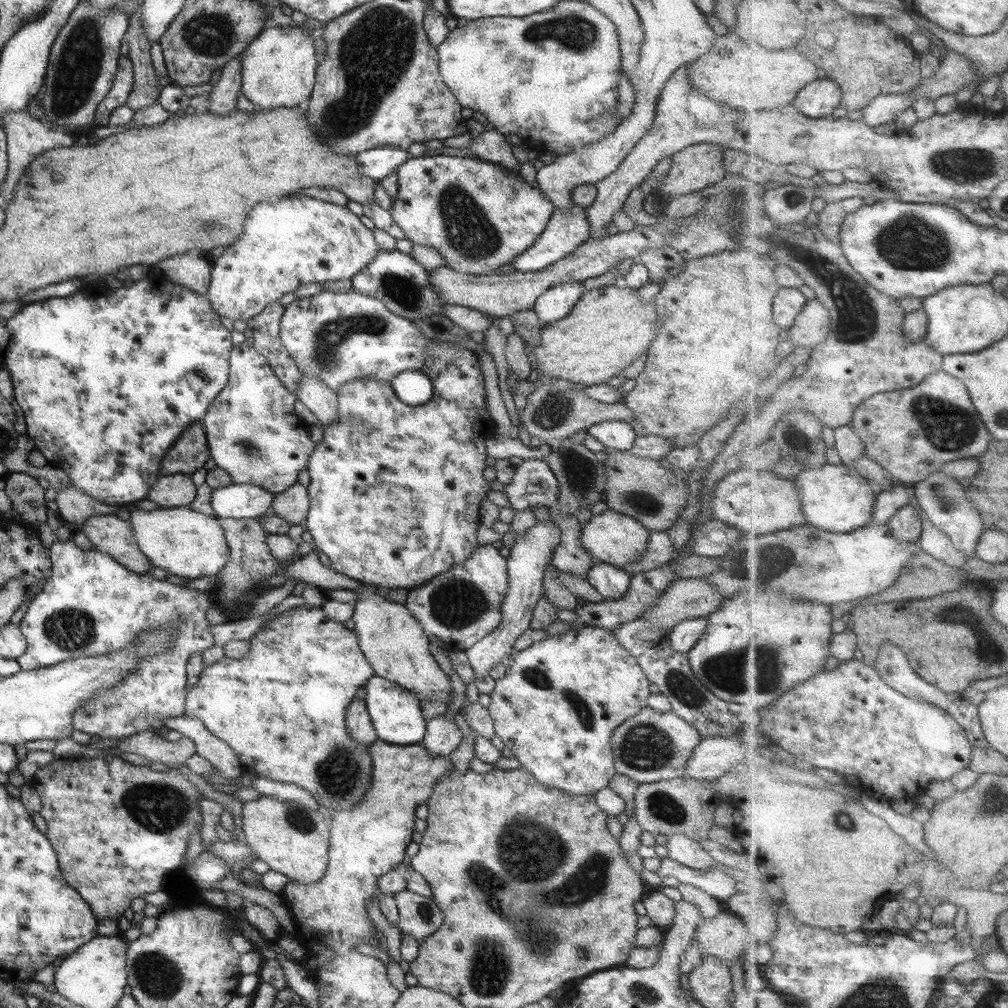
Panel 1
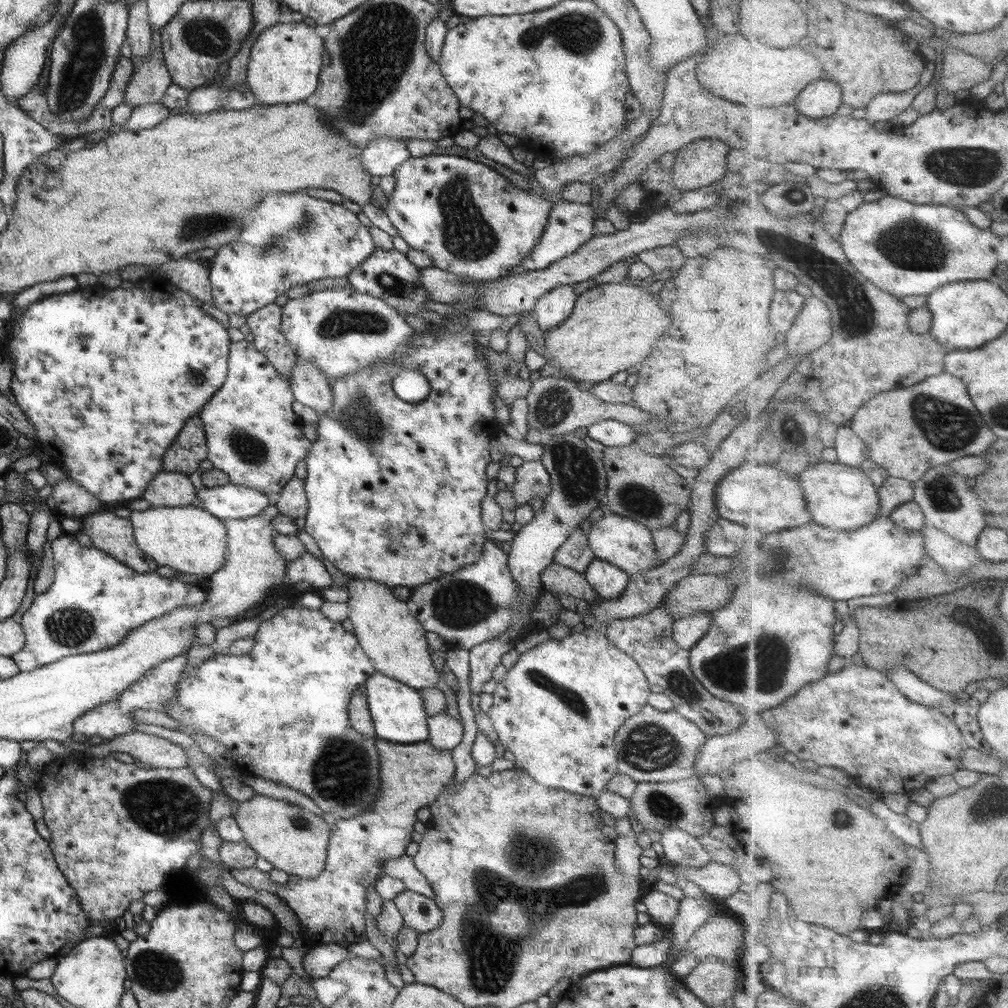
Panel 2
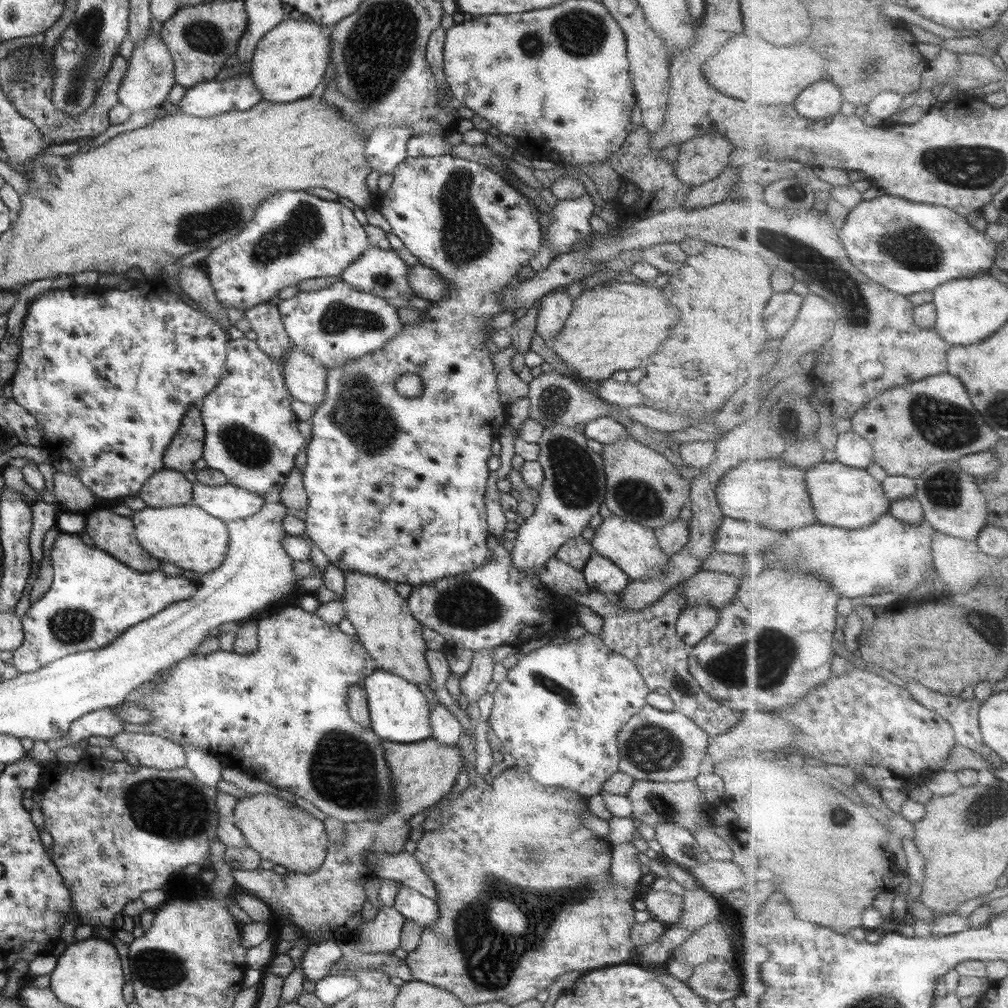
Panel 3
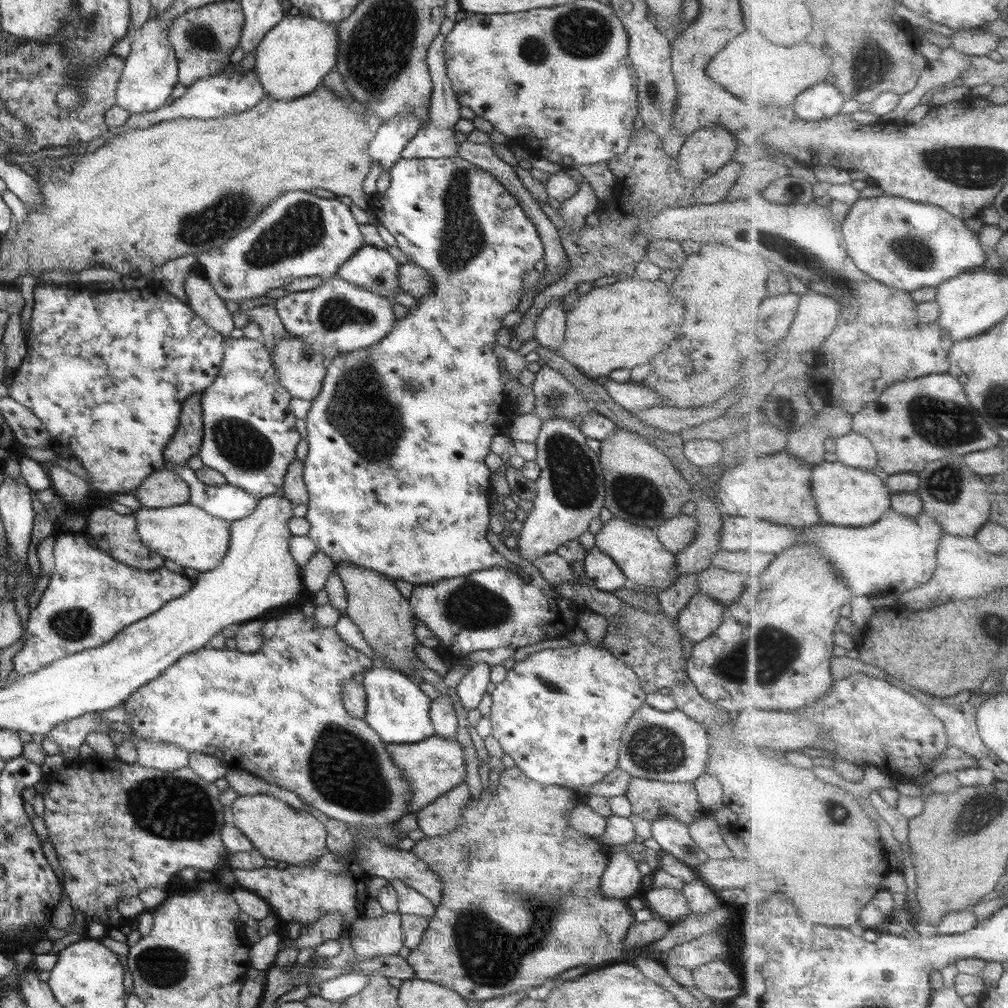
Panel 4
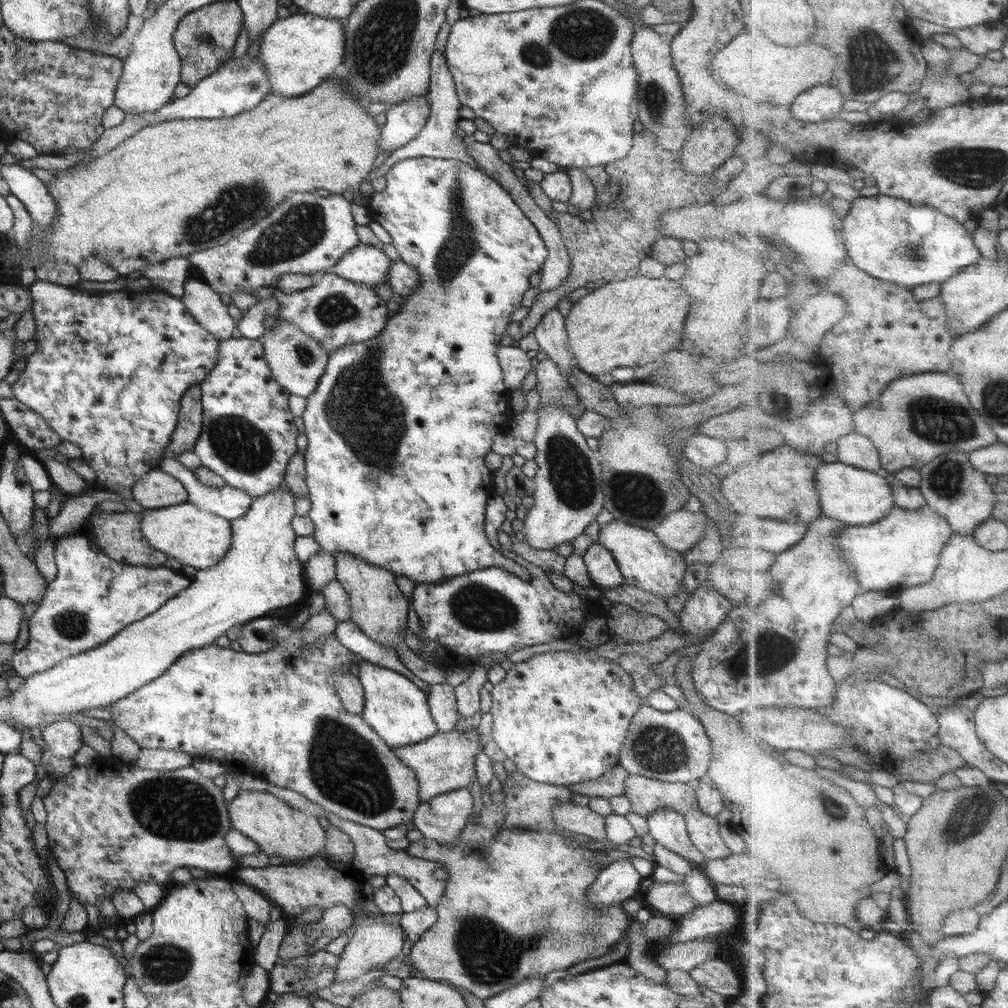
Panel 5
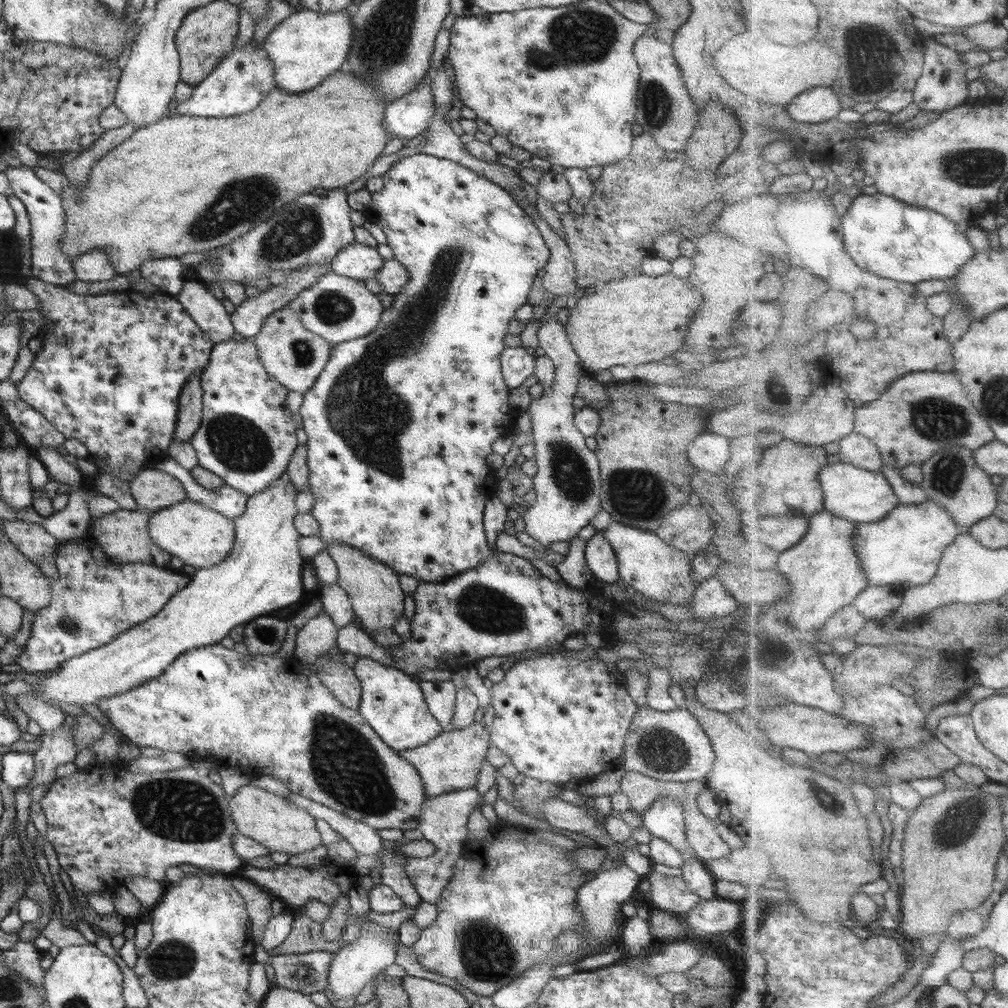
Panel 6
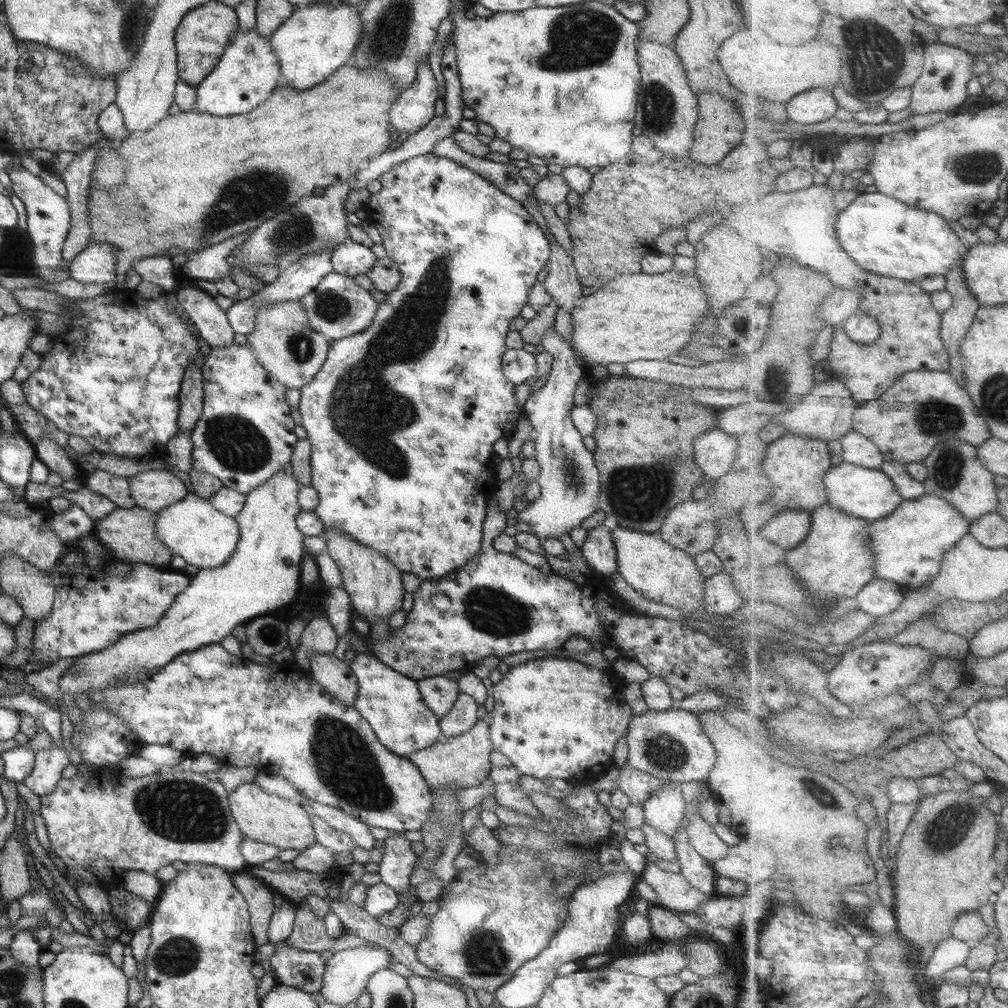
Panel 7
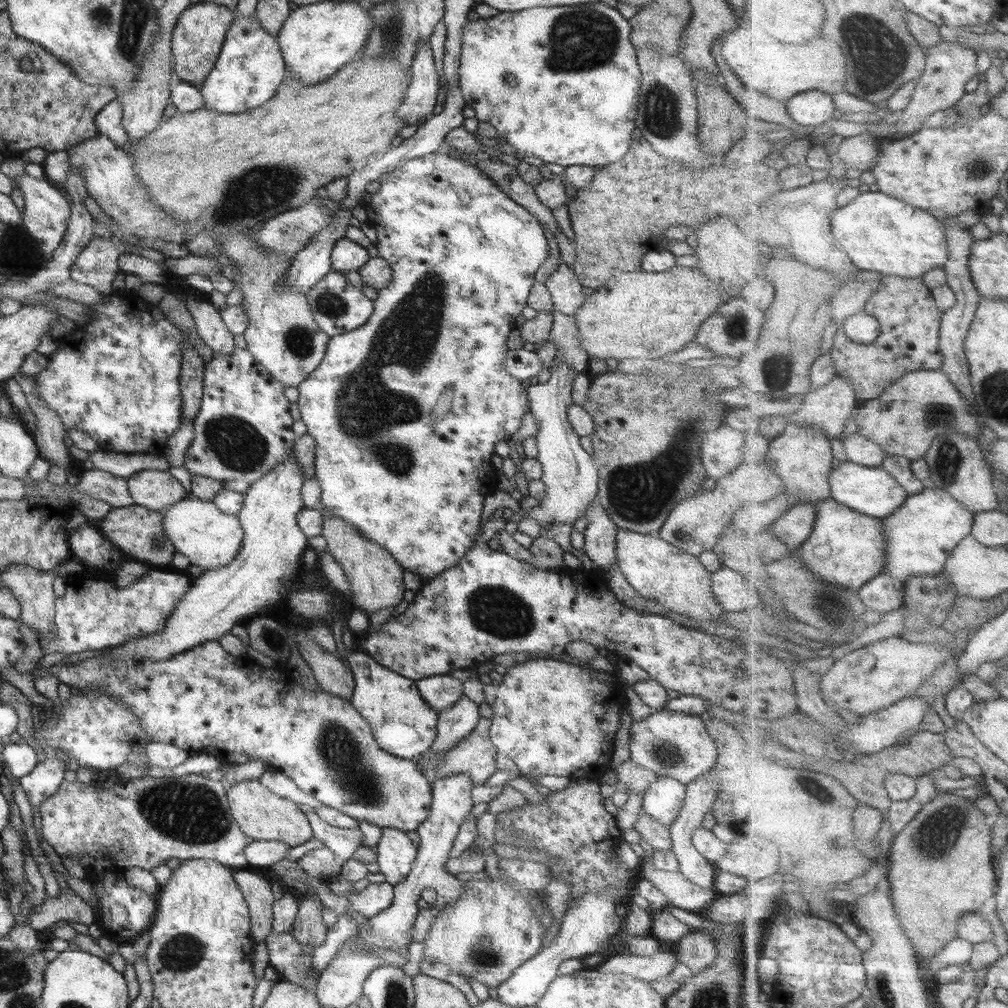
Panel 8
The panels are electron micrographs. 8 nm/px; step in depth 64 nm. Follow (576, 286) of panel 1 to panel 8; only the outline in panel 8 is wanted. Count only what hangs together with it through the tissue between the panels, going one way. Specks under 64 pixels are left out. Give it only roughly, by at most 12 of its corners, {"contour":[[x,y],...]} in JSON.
{"contour":[[563,360],[527,389],[546,497],[541,525],[574,523],[598,467],[567,417],[578,374]]}

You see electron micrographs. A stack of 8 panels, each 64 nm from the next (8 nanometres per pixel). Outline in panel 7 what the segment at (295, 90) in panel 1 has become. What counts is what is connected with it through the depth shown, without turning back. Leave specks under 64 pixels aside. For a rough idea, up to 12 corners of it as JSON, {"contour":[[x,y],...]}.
{"contour":[[356,6],[297,8],[269,36],[282,83],[323,83],[363,34]]}

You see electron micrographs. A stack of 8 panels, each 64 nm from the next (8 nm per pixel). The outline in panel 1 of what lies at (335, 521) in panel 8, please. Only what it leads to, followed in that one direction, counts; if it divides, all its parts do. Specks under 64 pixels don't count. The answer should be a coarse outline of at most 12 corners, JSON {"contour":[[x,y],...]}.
{"contour":[[354,589],[353,631],[374,674],[420,704],[451,680],[405,604]]}

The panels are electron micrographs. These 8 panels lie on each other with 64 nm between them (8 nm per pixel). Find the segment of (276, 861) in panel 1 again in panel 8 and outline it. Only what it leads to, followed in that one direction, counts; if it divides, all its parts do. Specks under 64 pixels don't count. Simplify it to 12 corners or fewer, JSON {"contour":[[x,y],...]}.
{"contour":[[259,780],[227,789],[232,819],[259,841],[313,836],[307,815]]}

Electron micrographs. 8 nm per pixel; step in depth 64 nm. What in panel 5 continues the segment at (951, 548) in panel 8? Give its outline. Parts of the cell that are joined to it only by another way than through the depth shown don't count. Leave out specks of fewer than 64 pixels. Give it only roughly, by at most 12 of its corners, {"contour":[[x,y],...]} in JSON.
{"contour":[[930,505],[849,525],[863,592],[935,579],[957,532]]}

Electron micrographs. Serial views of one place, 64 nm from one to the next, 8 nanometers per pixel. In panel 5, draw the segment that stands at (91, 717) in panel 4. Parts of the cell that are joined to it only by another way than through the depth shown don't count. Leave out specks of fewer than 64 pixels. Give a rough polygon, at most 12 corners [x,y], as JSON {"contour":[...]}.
{"contour":[[70,720],[46,725],[41,765],[73,759],[83,743]]}

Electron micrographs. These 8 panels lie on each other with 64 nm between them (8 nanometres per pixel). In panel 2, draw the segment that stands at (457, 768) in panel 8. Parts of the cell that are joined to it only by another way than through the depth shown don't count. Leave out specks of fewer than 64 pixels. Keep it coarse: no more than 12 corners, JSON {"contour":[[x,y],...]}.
{"contour":[[376,739],[368,811],[337,818],[324,870],[240,884],[283,900],[308,949],[365,939],[365,892],[453,782],[452,752]]}

